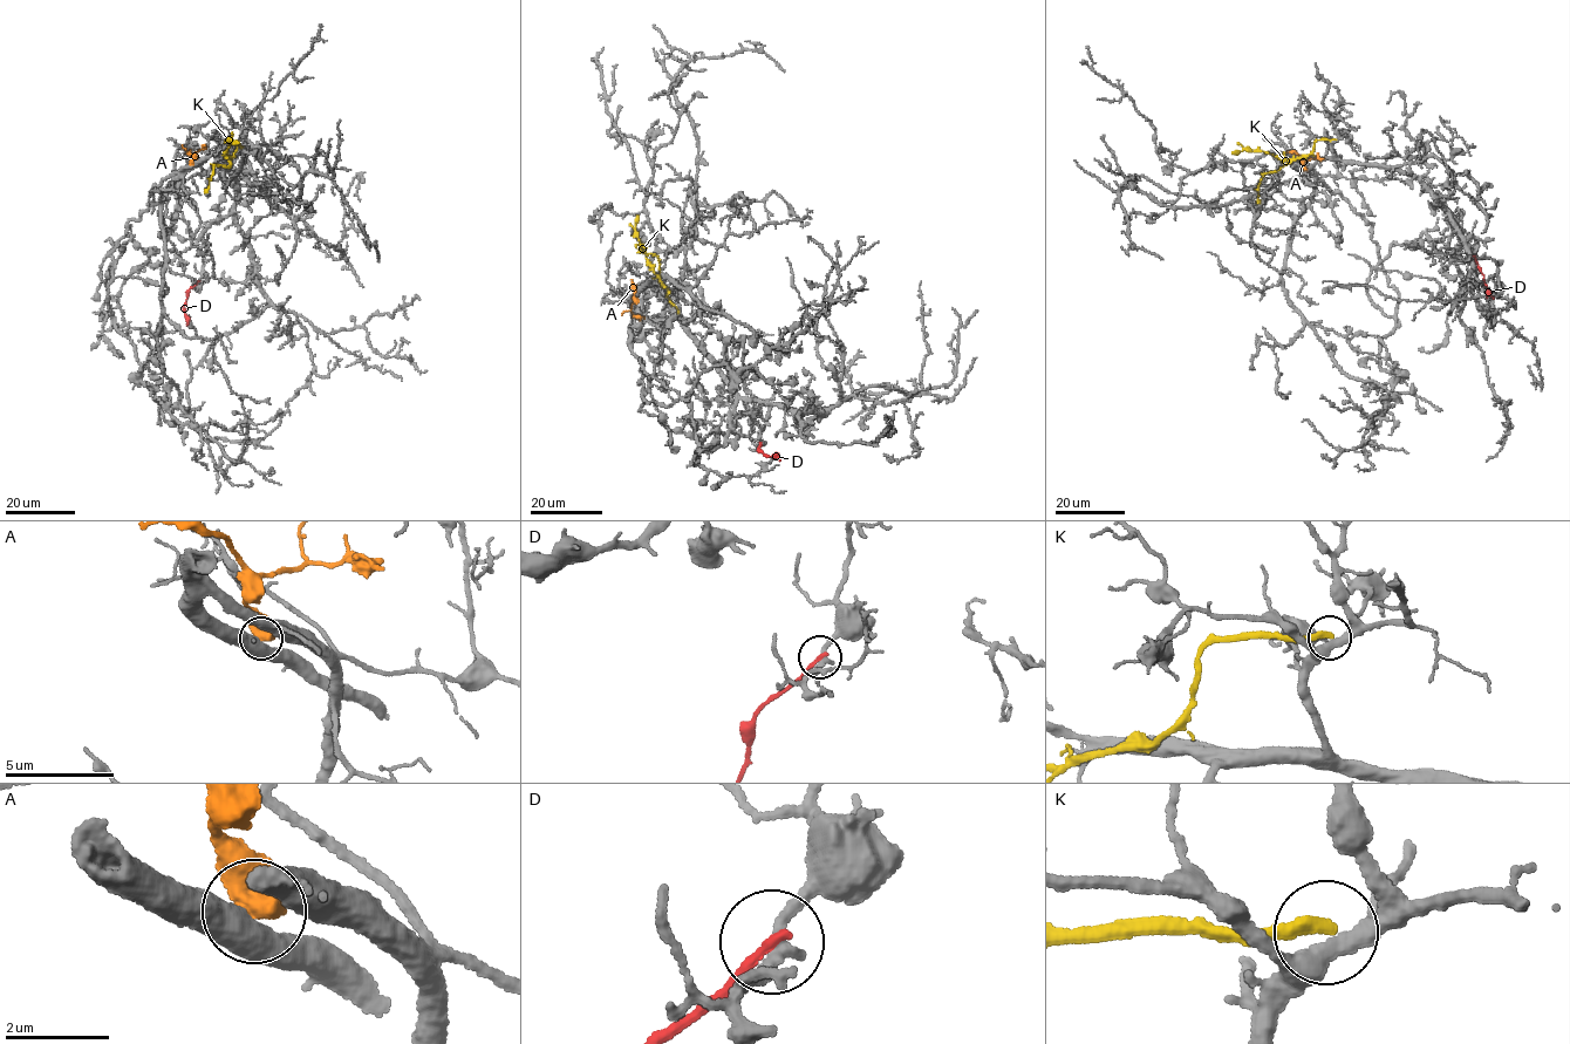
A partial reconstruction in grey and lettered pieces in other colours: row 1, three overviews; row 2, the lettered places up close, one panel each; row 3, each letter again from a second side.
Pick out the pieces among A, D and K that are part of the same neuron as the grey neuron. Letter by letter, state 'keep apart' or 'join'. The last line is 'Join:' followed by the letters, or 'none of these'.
A: keep apart
D: keep apart
K: keep apart
Join: none of these

